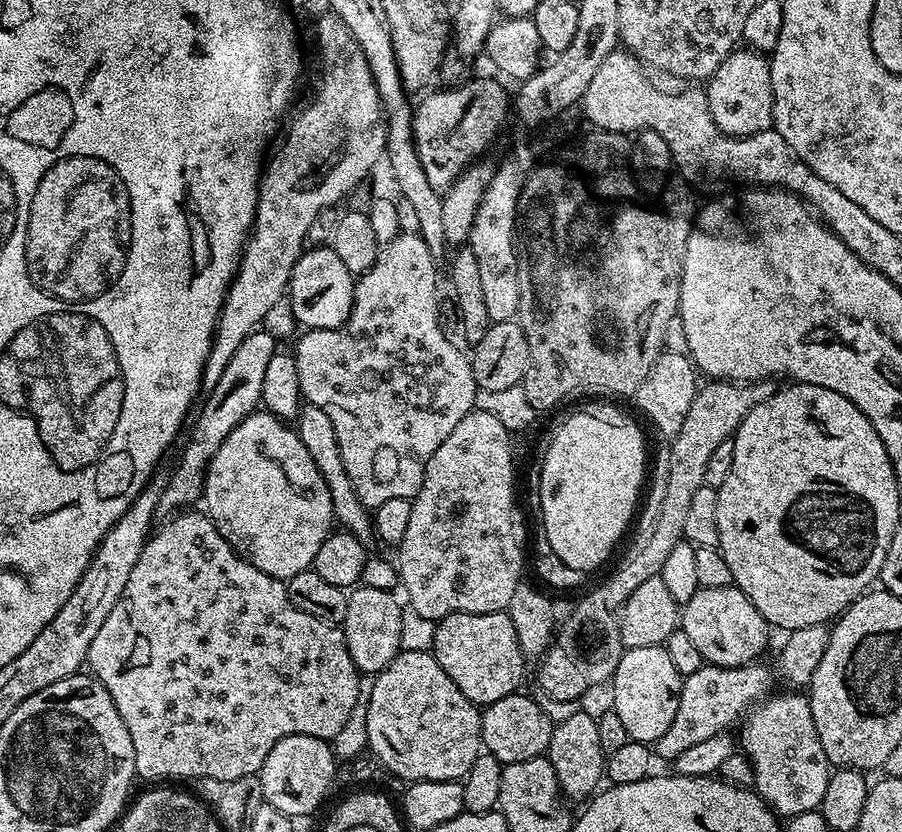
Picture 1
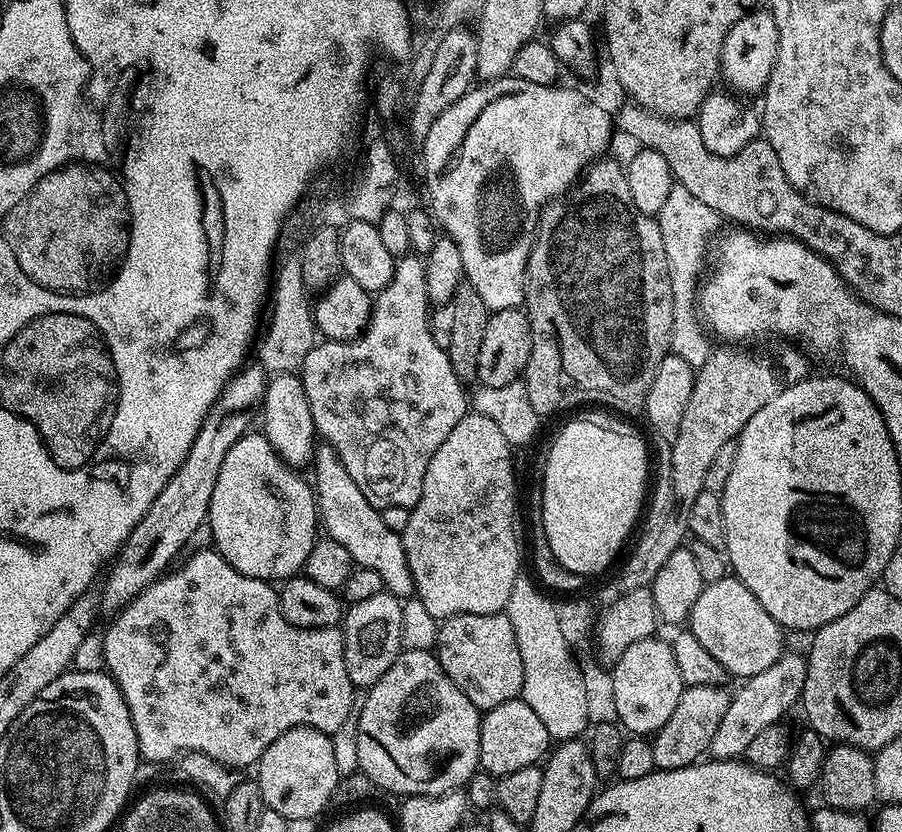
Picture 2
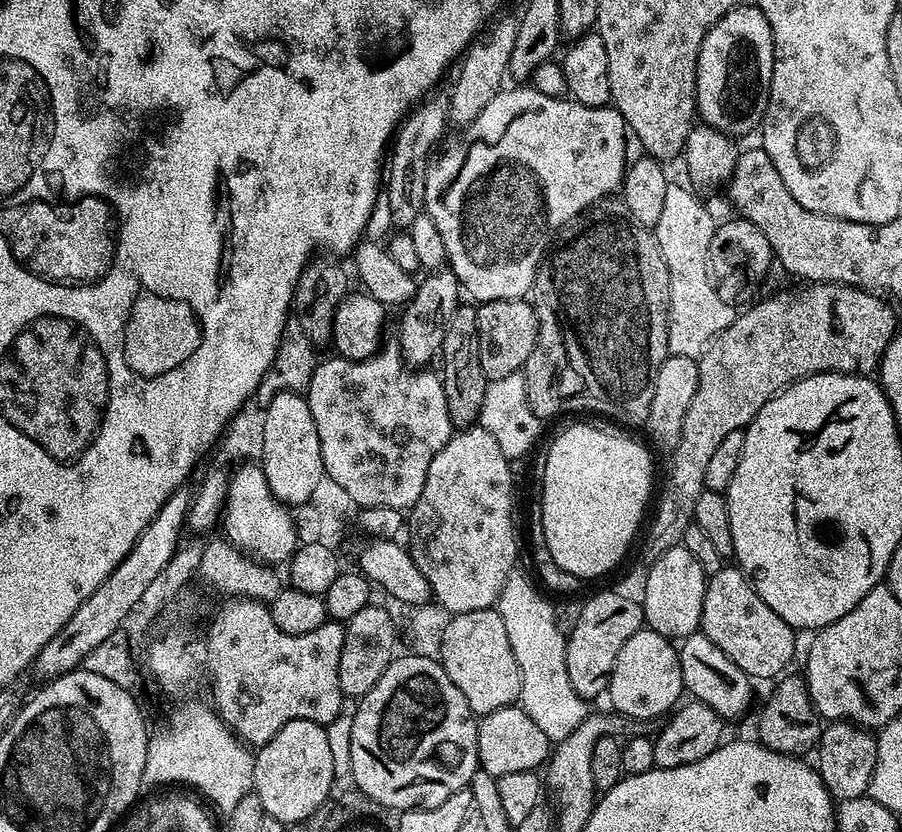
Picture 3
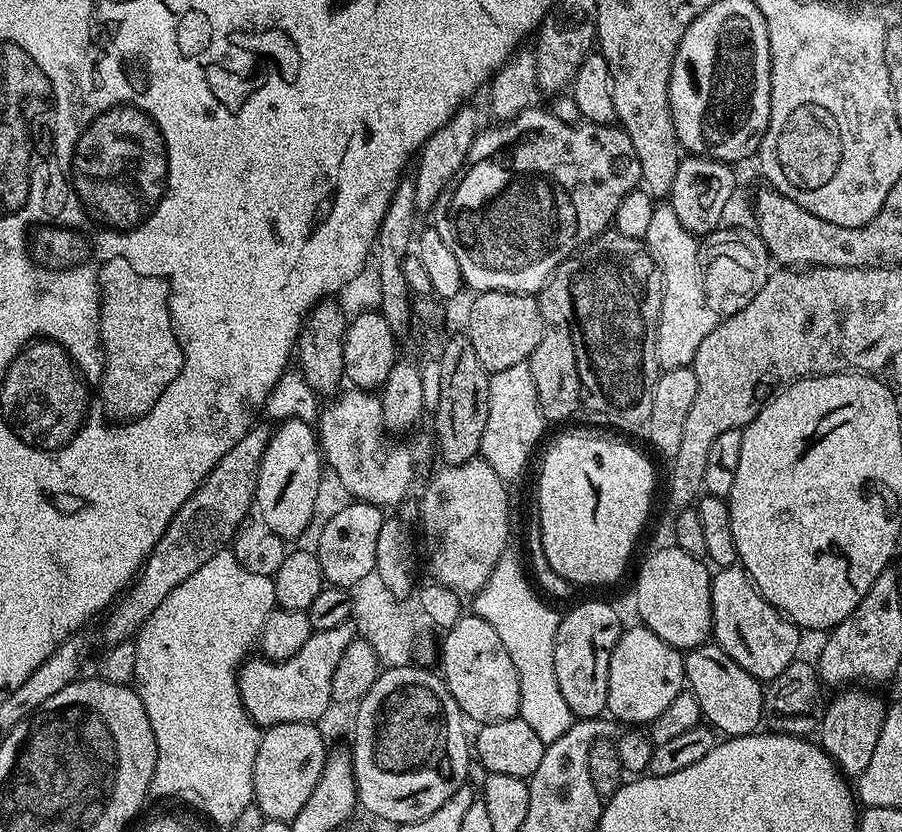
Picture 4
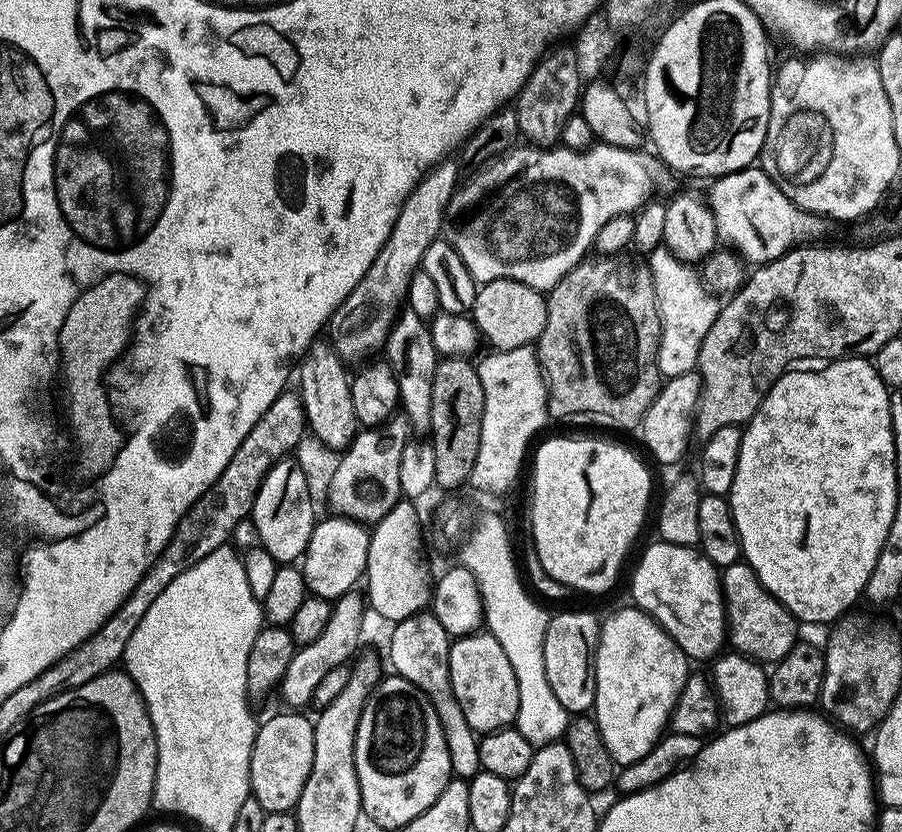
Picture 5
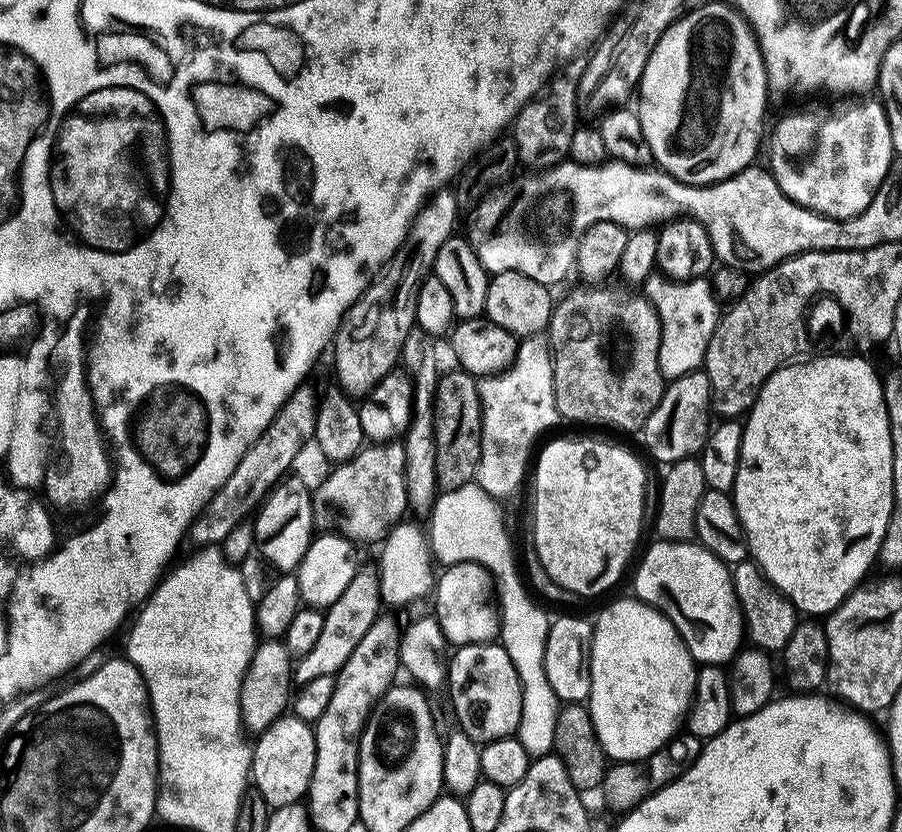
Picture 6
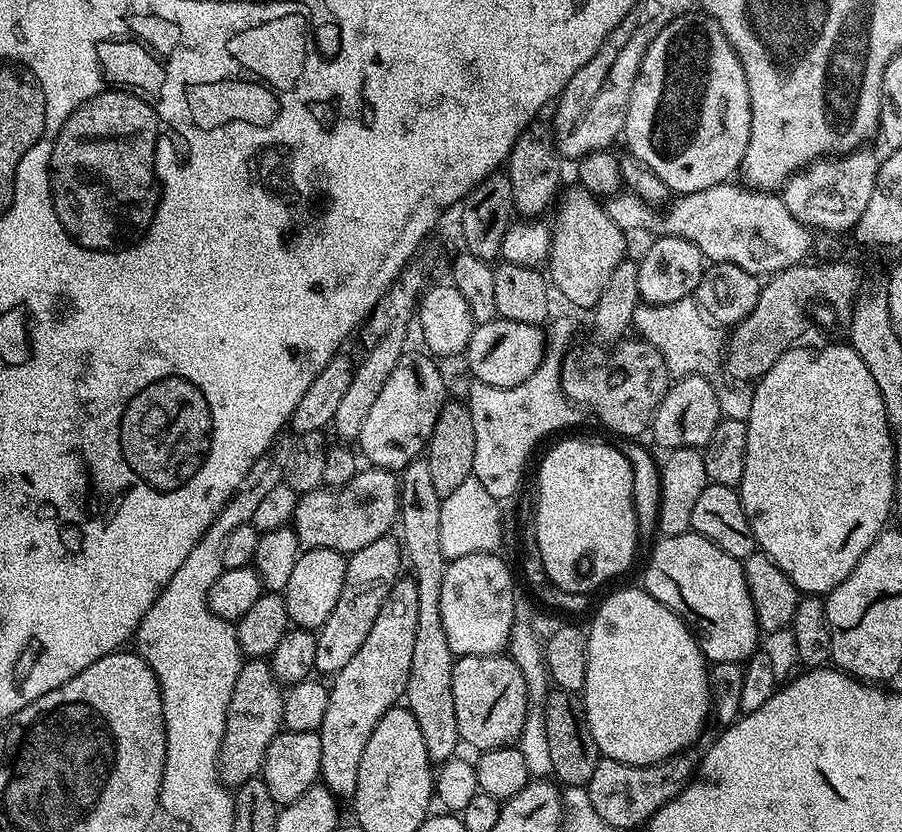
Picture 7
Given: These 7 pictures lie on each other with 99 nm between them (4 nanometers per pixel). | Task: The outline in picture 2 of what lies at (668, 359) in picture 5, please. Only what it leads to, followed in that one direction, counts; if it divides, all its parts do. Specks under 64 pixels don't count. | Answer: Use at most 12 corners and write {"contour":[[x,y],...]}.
{"contour":[[673,183],[658,214],[674,302],[670,352],[714,350],[698,311],[722,217]]}

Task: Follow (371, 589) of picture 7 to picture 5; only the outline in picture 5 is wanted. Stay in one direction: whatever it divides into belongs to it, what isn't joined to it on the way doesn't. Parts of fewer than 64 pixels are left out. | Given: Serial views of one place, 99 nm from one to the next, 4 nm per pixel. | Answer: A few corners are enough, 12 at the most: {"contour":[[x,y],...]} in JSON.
{"contour":[[347,592],[326,630],[290,662],[279,695],[312,704],[330,670],[357,655],[366,600]]}

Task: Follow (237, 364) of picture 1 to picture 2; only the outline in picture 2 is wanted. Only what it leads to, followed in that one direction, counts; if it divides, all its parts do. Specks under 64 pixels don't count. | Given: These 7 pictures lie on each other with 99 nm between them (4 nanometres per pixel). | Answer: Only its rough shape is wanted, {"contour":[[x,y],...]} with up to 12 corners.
{"contour":[[232,373],[182,466],[125,538],[98,604],[119,612],[205,527],[269,379]]}

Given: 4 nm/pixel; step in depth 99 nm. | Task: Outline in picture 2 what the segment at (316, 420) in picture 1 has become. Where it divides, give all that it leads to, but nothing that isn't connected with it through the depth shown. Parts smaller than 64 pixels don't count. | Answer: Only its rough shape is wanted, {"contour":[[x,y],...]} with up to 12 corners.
{"contour":[[331,444],[315,445],[323,535],[391,596],[416,587],[401,533],[350,478]]}

